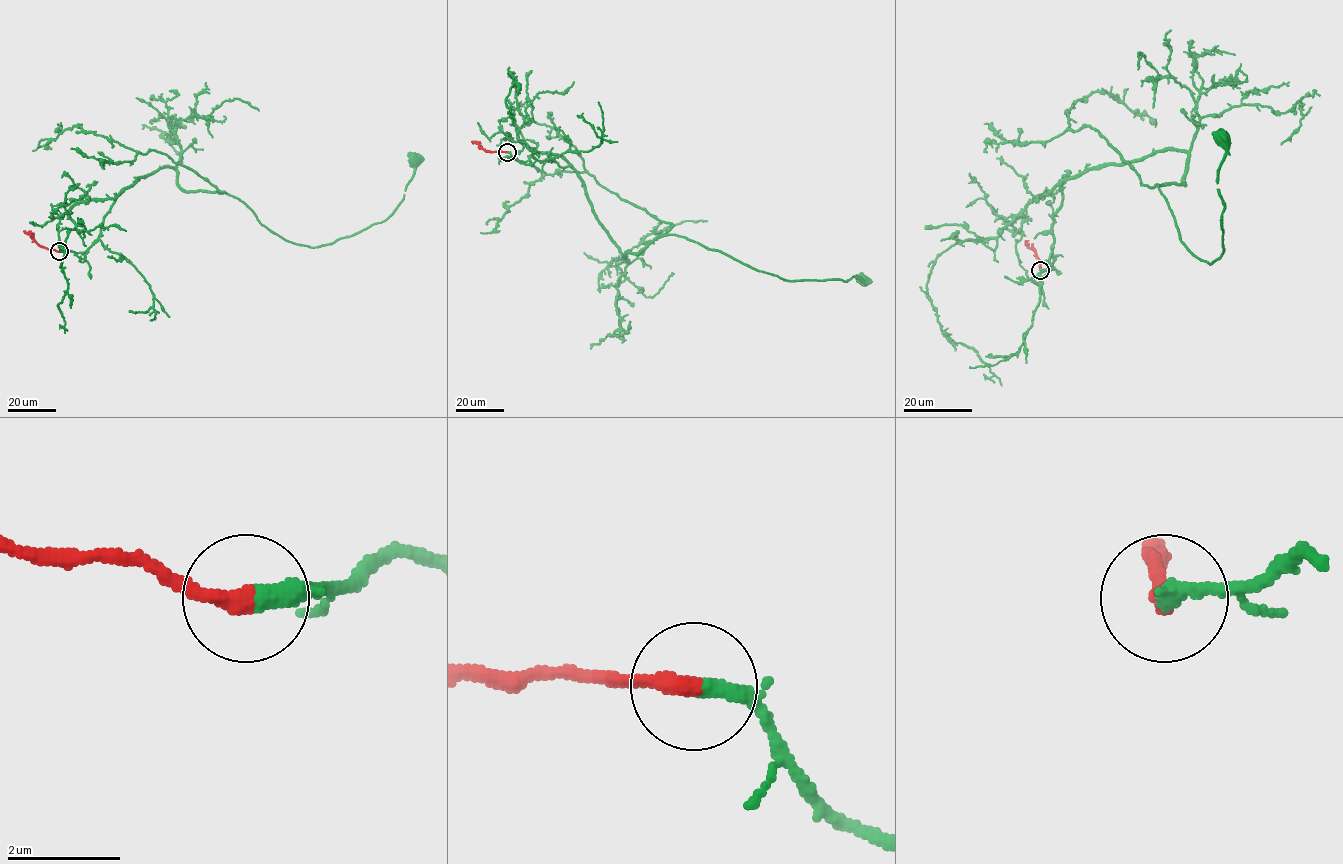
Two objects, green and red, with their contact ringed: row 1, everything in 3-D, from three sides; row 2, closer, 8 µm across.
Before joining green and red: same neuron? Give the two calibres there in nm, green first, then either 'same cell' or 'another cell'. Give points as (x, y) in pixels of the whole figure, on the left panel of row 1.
240 nm thick on the green side, 340 nm on the other; same cell

